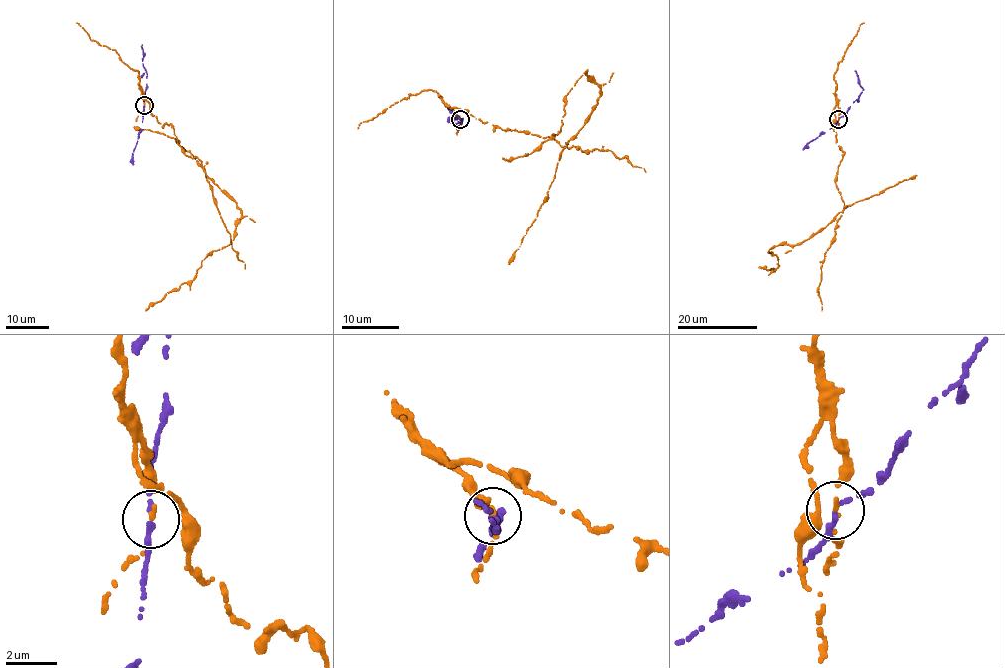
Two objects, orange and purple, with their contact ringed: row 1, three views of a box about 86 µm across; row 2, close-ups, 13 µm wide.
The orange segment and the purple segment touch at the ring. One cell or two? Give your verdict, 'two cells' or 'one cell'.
two cells

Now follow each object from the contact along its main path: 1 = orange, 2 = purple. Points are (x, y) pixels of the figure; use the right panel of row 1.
1: (838, 118), (844, 209), (802, 243), (768, 250), (774, 271), (759, 267)
2: (838, 119), (863, 90), (855, 71)

